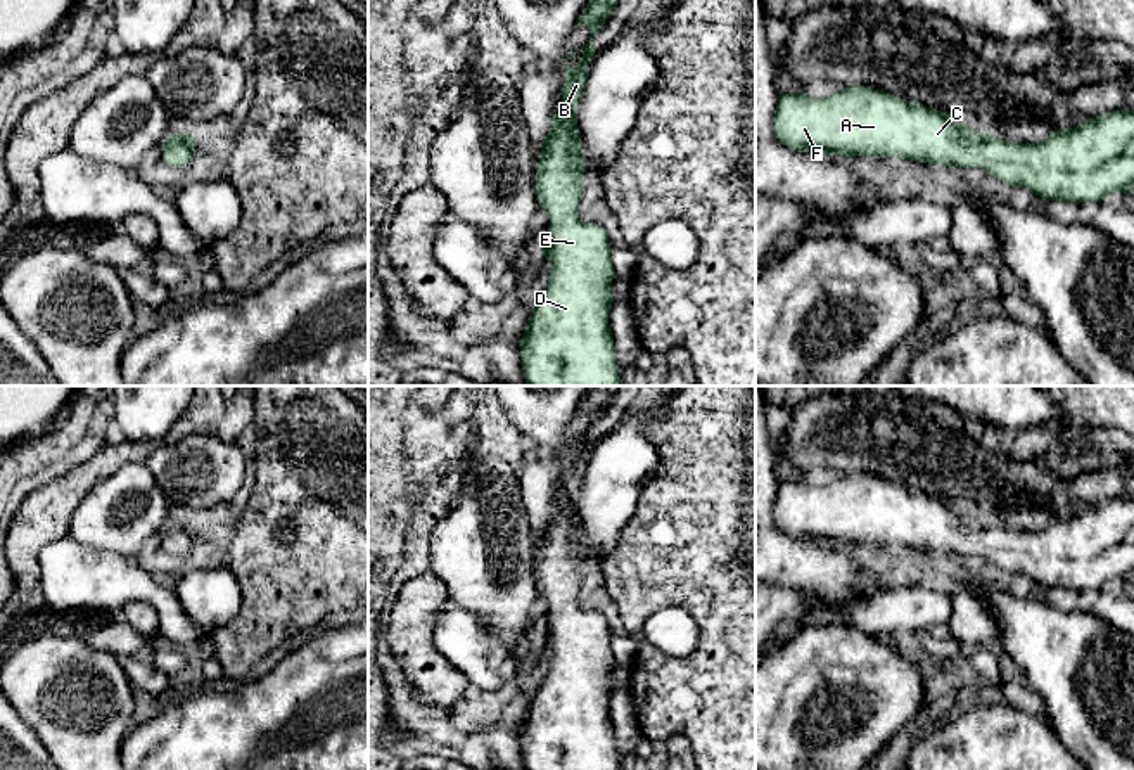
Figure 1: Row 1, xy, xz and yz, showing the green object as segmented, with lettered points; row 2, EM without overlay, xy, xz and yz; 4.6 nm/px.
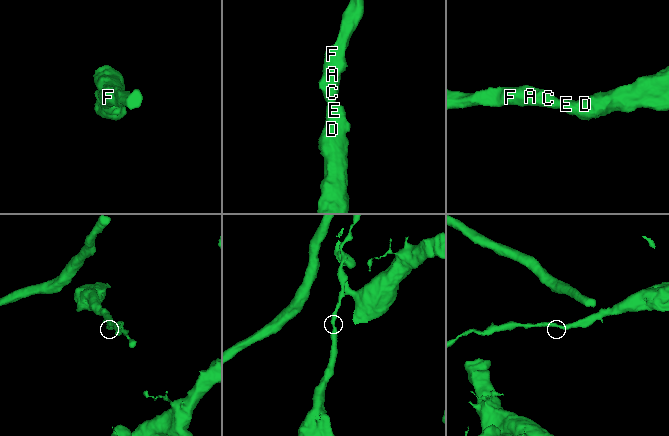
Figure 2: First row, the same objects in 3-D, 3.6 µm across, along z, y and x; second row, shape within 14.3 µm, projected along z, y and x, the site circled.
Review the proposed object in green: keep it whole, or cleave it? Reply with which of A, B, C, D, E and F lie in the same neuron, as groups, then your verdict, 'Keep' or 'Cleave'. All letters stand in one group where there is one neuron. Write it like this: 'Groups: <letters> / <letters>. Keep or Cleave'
Groups: A B C D E F. Keep

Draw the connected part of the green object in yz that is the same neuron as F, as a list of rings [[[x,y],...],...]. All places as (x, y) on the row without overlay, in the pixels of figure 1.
[[[857,472],[821,486],[780,481],[773,519],[783,533],[802,540],[897,545],[954,557],[980,554],[999,569],[1025,574],[1048,588],[1101,590],[1110,580],[1134,578],[1134,498],[1125,497],[1082,509],[1073,516],[1054,517],[1042,529],[1022,531],[992,521],[977,521],[968,512],[958,512],[947,500]]]

